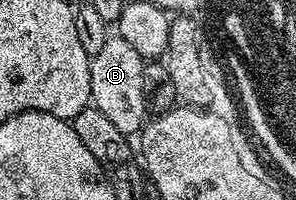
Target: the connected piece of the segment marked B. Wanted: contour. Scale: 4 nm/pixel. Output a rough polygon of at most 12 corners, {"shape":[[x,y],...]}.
{"shape":[[111,35],[90,57],[90,98],[130,138],[147,123],[144,61]]}

